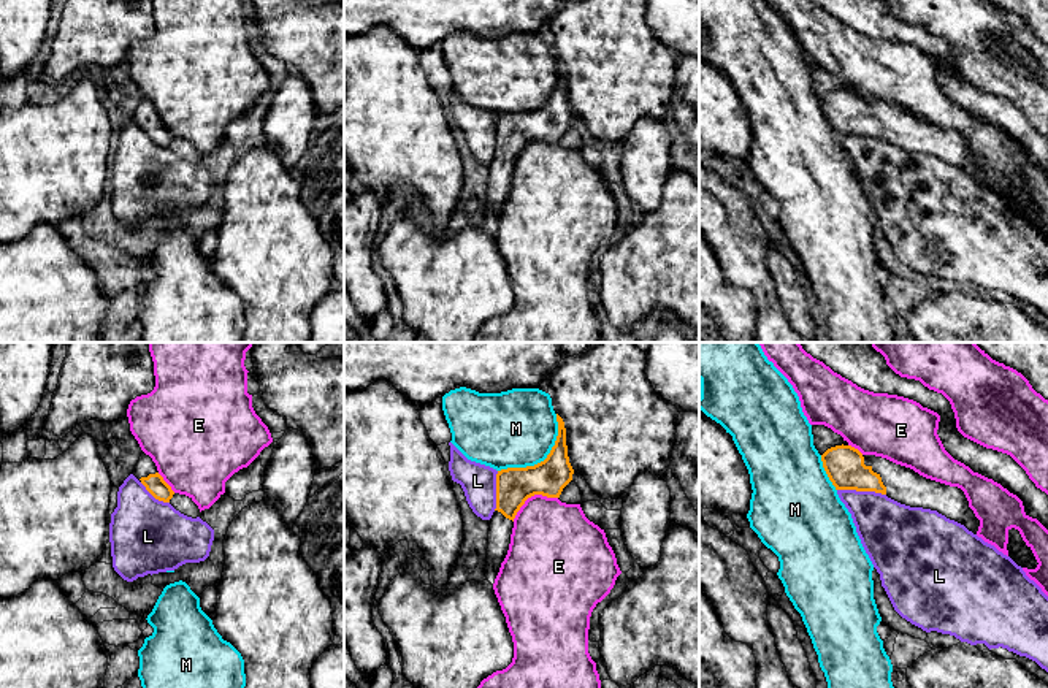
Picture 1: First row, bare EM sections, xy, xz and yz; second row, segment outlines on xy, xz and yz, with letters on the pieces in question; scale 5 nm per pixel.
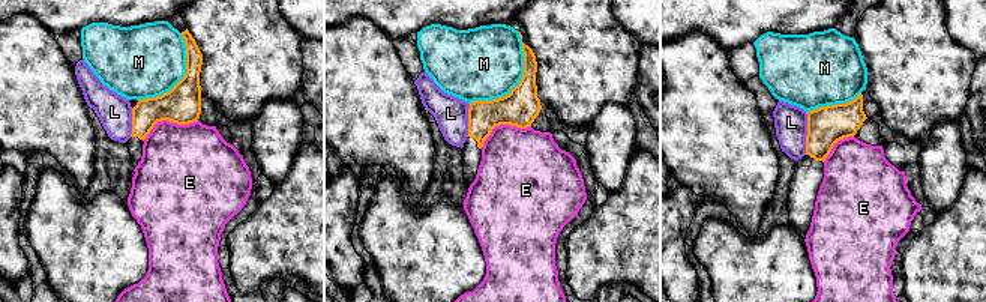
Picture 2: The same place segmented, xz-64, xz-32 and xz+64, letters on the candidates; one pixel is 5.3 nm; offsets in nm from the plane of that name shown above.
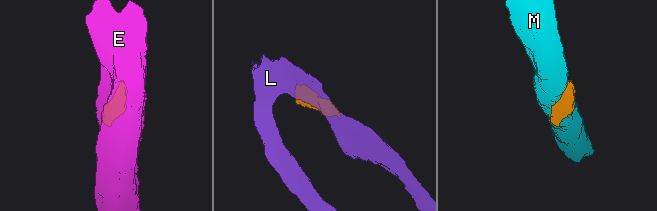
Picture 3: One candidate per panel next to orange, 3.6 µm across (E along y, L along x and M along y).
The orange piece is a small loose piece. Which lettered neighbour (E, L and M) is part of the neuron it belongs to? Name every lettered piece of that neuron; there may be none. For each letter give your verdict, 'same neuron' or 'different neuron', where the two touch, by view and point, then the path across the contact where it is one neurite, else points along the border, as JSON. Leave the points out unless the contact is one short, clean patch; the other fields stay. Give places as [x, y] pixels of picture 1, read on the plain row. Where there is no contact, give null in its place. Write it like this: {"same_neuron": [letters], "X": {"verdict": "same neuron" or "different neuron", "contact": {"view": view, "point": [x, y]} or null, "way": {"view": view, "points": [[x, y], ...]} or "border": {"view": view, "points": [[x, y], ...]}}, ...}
{"same_neuron": [], "E": {"verdict": "different neuron", "contact": {"view": "xz", "point": [531, 140]}}, "L": {"verdict": "different neuron", "contact": {"view": "yz", "point": [861, 135]}, "border": {"view": "yz", "points": [[837, 133], [874, 135], [885, 140]]}}, "M": {"verdict": "different neuron", "contact": {"view": "xz", "point": [544, 105]}}}

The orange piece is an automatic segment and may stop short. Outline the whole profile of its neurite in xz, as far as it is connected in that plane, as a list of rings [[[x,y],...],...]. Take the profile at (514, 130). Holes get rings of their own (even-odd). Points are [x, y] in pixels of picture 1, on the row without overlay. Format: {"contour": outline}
{"contour": [[[557,59],[558,81],[547,103],[534,111],[507,113],[496,119],[496,154],[488,165],[488,193],[485,222],[493,230],[504,206],[514,163],[525,146],[534,140],[560,143],[563,133],[572,125],[574,114],[569,108],[566,73]]]}

